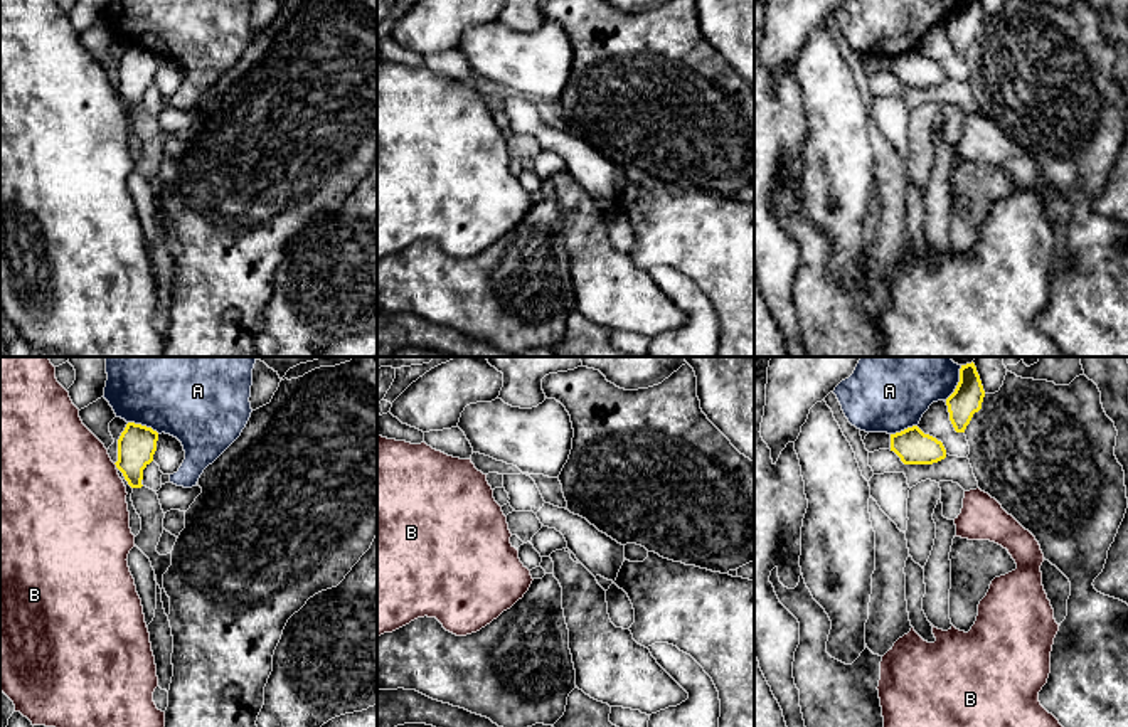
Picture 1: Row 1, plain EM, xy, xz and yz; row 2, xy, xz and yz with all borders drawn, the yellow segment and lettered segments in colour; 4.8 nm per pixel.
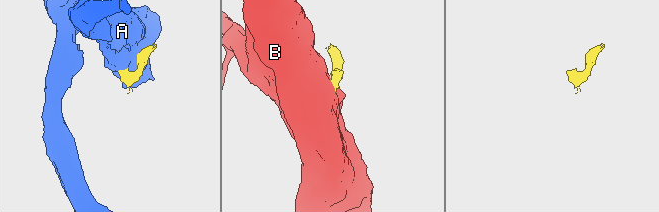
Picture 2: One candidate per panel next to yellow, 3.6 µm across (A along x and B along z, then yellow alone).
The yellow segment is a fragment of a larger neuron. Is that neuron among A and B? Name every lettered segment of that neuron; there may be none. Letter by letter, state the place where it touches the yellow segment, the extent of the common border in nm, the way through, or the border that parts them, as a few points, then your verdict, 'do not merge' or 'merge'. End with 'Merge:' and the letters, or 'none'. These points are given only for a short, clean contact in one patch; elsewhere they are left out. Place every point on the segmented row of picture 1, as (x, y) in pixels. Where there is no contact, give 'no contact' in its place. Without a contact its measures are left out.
A: contact xy (143, 426); length 160 nm; do not merge
B: contact xy (115, 463); length 30 nm; border xy (113, 463), (117, 466); do not merge
Merge: none

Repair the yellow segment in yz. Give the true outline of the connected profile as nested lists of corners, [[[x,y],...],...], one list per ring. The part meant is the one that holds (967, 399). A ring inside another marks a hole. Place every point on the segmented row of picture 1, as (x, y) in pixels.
[[[975,364],[961,365],[960,382],[946,399],[950,421],[956,432],[965,432],[975,412],[982,409],[985,390]]]

